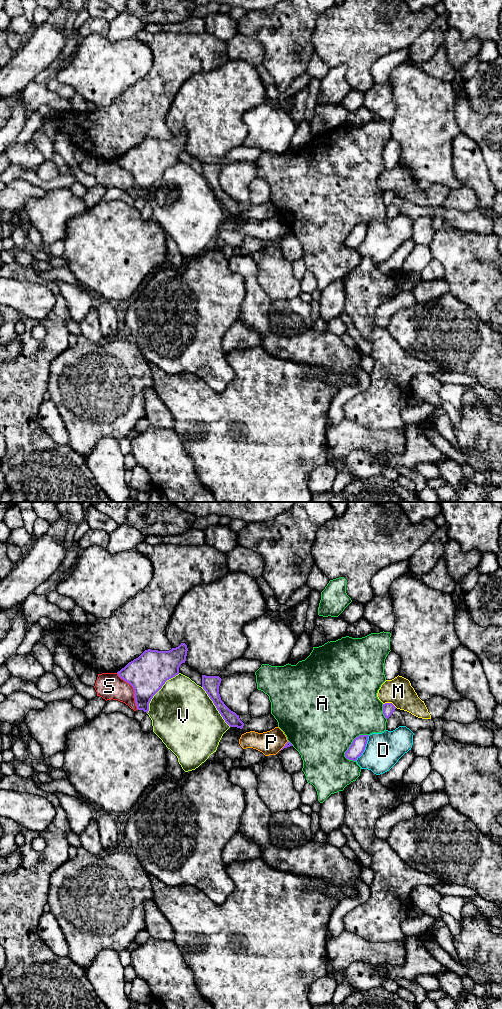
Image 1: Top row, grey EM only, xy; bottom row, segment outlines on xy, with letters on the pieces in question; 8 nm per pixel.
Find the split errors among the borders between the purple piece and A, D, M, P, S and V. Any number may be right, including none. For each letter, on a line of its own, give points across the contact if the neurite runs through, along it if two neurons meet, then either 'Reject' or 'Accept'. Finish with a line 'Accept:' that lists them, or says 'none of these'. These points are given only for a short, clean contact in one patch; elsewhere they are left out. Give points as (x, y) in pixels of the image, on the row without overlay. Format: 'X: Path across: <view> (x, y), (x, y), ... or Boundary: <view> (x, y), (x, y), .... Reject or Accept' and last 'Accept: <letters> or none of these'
A: Reject
D: Reject
M: Reject
P: Boundary: xy (288, 229), (279, 238). Reject
S: Reject
V: Reject
Accept: none of these

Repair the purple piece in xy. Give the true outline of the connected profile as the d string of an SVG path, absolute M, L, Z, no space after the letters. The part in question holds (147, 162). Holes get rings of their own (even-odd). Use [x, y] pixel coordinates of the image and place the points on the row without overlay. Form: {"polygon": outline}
{"polygon": "M185 131L169 139L148 137L117 160L121 167L133 175L138 198L148 201L153 184L167 168L179 162L180 153L186 149L187 139Z"}

